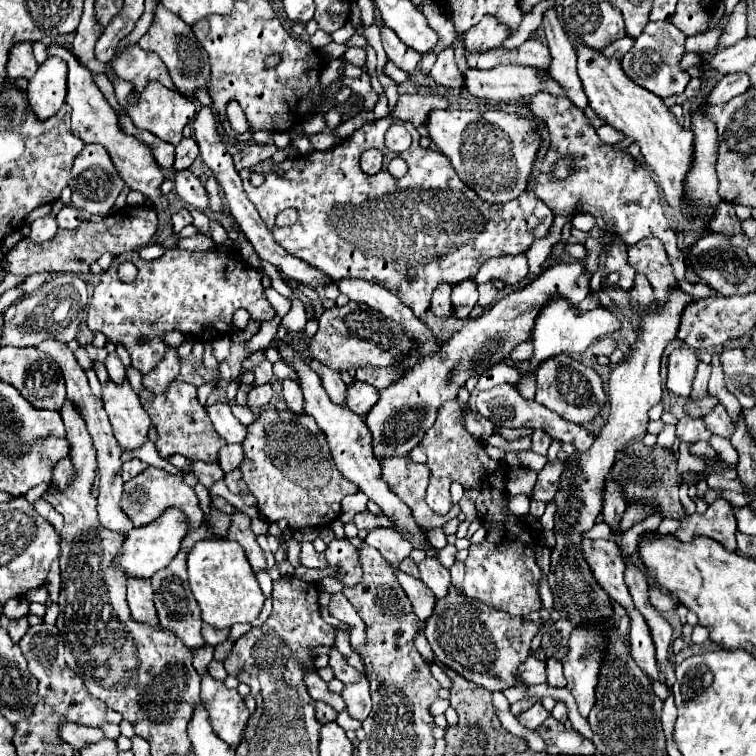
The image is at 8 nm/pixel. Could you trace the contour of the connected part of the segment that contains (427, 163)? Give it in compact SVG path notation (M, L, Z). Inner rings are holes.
M382 118L364 124L358 128L352 136L340 142L340 146L334 146L326 152L308 152L298 154L290 160L284 160L280 166L276 166L272 160L264 160L256 164L254 168L240 170L240 178L244 184L244 192L248 200L256 206L260 218L264 224L276 234L276 242L290 254L296 256L310 266L322 270L330 278L362 278L370 282L380 282L380 286L392 290L404 306L412 308L416 316L428 310L430 296L434 288L442 282L446 284L458 284L464 278L474 278L480 266L492 258L494 254L524 254L528 252L534 238L542 238L548 234L552 226L552 210L540 202L532 190L526 190L514 200L508 200L504 204L490 204L480 200L480 196L464 186L460 182L458 174L452 170L448 158L440 154L438 150L424 150L418 146L420 134L416 126L410 122L400 122L404 128L412 134L412 146L404 150L402 154L384 154L384 168L376 176L368 176L360 170L360 154L368 148L386 148L384 146L384 134L390 128L392 118ZM396 156L402 156L408 164L408 172L402 178L394 178L388 172L388 162ZM274 168L282 168L284 176L276 176ZM260 172L264 174L262 186L250 184L250 174ZM286 208L298 210L298 220L294 226L278 228L274 230L274 218L278 212Z

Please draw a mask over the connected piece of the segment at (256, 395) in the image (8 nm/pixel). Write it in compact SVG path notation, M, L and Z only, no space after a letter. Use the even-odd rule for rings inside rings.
M270 384L252 388L248 392L248 406L250 408L262 408L262 406L266 406L270 402L270 398L272 398L272 386Z

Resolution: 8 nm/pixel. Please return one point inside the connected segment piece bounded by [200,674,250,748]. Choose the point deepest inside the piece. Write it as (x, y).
(228, 713)

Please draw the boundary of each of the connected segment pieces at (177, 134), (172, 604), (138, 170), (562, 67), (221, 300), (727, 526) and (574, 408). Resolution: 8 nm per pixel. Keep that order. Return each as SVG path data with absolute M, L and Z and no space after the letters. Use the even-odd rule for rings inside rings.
M154 80L154 82L148 82L148 86L144 88L144 92L140 94L138 104L128 106L128 116L132 118L132 122L134 122L136 128L148 130L154 136L158 136L160 140L170 142L170 144L176 146L182 140L184 126L192 122L192 118L196 114L194 110L196 110L196 106L194 106L194 102L190 98L180 96L178 92L172 92L166 86L162 86L158 80Z
M180 550L176 554L176 558L162 570L158 570L150 582L154 588L154 606L158 612L158 620L162 626L168 626L176 636L180 636L184 640L184 644L190 650L202 648L204 646L204 638L200 634L200 626L202 626L202 618L200 618L200 608L196 604L196 600L192 598L190 586L188 586L188 574L186 574L186 550Z
M52 44L48 54L60 56L68 64L68 96L66 96L66 102L72 108L72 134L82 138L82 142L86 142L86 144L88 142L102 144L106 148L106 152L110 154L116 170L118 170L120 178L126 182L126 186L130 190L140 192L156 210L168 210L170 202L160 190L160 184L164 182L164 174L162 174L160 166L156 166L152 150L142 140L122 132L122 128L118 126L118 116L114 114L112 106L106 102L106 98L98 90L90 70L80 66L80 62L76 60L74 54L70 54L66 48L62 48L58 44Z
M554 8L546 10L542 26L544 26L544 32L546 32L546 44L548 44L550 58L552 58L552 62L548 66L548 74L552 78L556 78L556 82L564 88L566 98L574 106L586 110L588 108L588 98L586 98L582 82L576 74L576 52L572 48L572 42L570 42L568 34L562 30Z
M172 248L152 262L138 258L138 252L126 252L114 258L94 288L86 322L92 332L102 332L110 342L124 344L132 356L132 366L146 374L164 356L164 332L178 330L196 340L210 340L230 330L232 314L238 308L246 308L250 316L260 322L274 318L274 310L264 296L260 272L246 266L236 252L222 254L218 250L190 252ZM126 260L138 268L132 284L124 284L118 278L118 264Z
M716 498L704 514L692 514L678 520L680 526L672 536L678 542L692 542L696 536L708 536L720 542L726 550L736 550L736 518L730 502L724 498Z
M560 354L554 360L542 362L536 370L536 378L538 378L536 380L536 402L540 402L548 410L560 414L562 418L570 422L576 422L576 424L594 422L608 402L602 378L592 368L568 358L566 354Z

